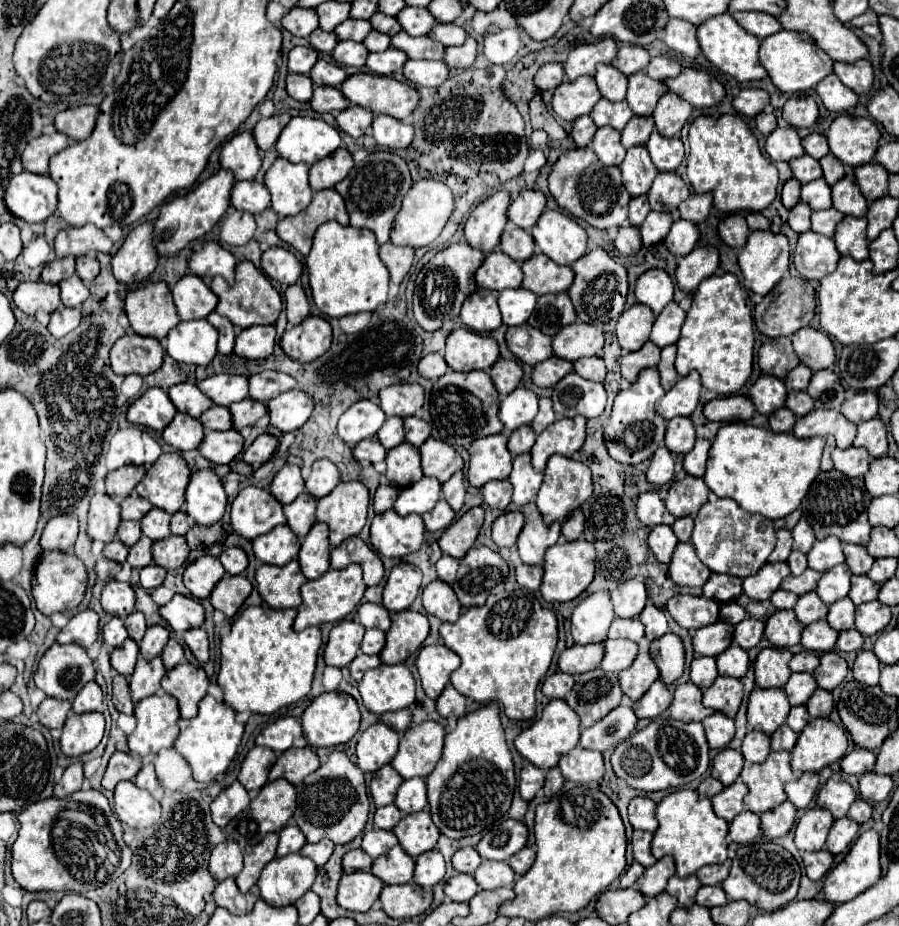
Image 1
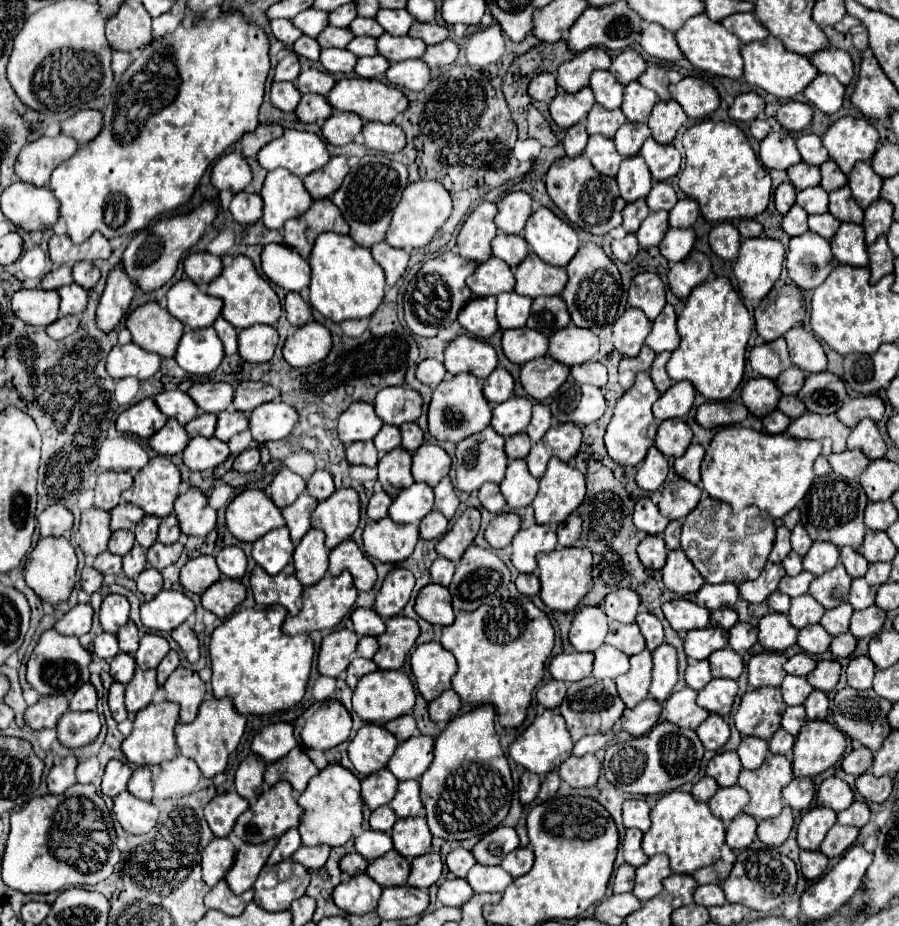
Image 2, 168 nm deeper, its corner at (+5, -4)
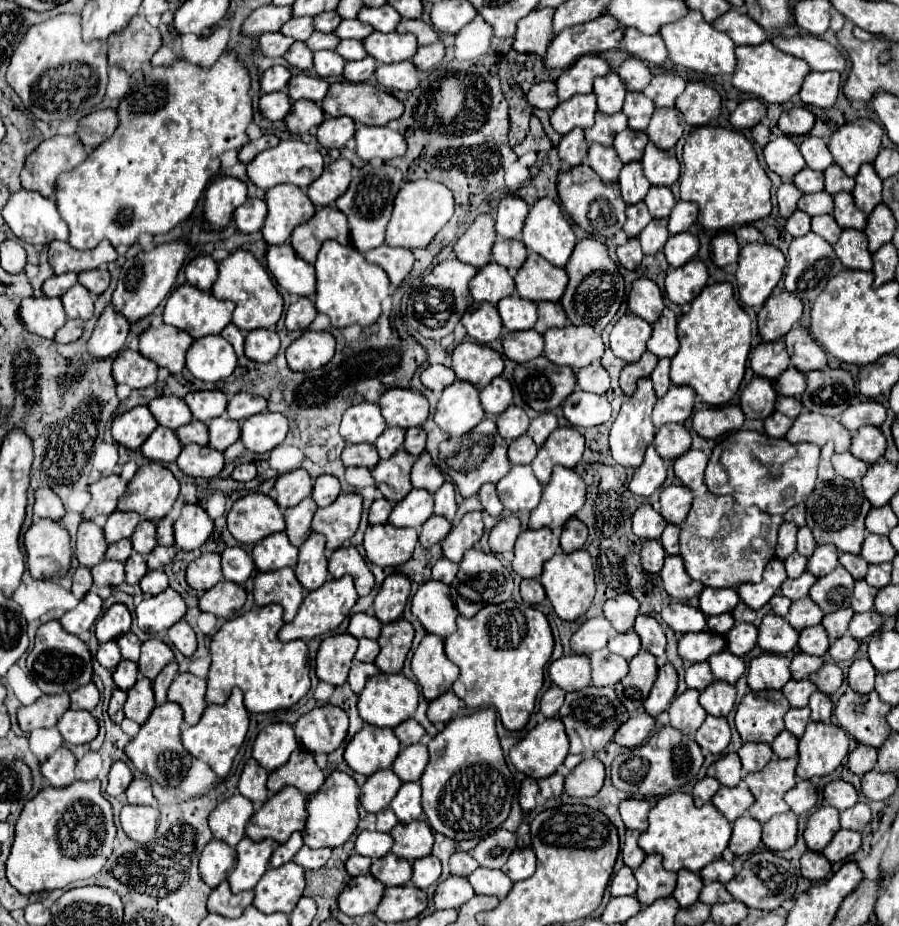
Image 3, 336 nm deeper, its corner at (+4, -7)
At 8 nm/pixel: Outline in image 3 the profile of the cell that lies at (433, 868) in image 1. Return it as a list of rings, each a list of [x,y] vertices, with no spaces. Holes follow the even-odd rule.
[[[427,855],[423,859],[413,861],[413,879],[411,885],[419,889],[427,889],[433,883],[437,883],[441,875],[441,861],[433,859],[433,855]]]

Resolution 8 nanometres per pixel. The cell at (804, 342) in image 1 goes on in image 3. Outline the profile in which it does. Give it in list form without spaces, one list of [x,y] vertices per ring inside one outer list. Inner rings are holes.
[[[795,327],[785,335],[787,351],[791,355],[791,363],[801,371],[809,373],[813,369],[827,367],[827,355],[825,351],[815,343],[815,339],[809,335],[807,329]]]

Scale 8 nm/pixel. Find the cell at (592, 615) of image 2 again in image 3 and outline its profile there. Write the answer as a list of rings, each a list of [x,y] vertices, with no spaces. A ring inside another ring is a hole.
[[[605,617],[587,619],[571,637],[571,651],[577,655],[591,655],[597,649],[603,649],[613,635],[611,623]]]

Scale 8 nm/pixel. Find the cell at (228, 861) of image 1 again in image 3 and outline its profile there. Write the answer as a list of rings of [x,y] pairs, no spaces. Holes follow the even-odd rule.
[[[211,839],[199,857],[199,875],[211,889],[217,887],[221,881],[225,881],[235,865],[237,853],[227,843],[221,843],[217,839]]]

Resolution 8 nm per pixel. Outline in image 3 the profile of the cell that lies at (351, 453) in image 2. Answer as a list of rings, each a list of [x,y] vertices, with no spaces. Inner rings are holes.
[[[347,445],[341,453],[341,459],[343,459],[343,465],[349,467],[349,465],[357,465],[357,467],[367,467],[367,469],[373,469],[375,465],[371,463],[377,463],[379,461],[379,455],[377,455],[377,449],[375,445]]]

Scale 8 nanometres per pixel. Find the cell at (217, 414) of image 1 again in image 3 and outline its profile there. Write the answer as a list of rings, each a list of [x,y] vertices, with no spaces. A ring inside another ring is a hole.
[[[191,421],[183,427],[179,427],[175,431],[175,435],[179,437],[181,445],[187,445],[187,443],[197,443],[197,445],[207,445],[209,441],[209,433],[207,433],[207,425],[201,423],[201,421]]]

